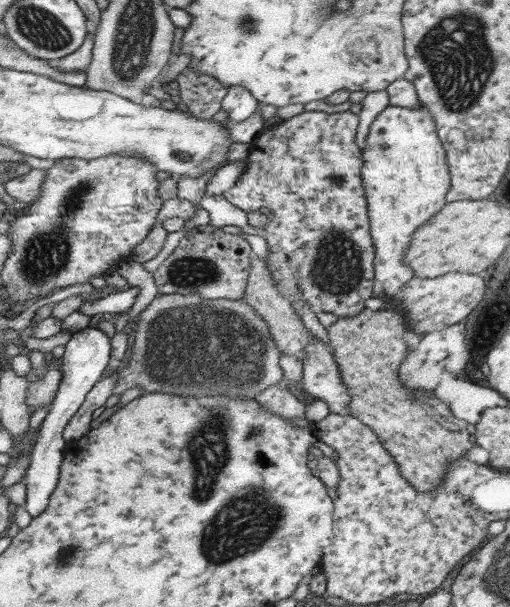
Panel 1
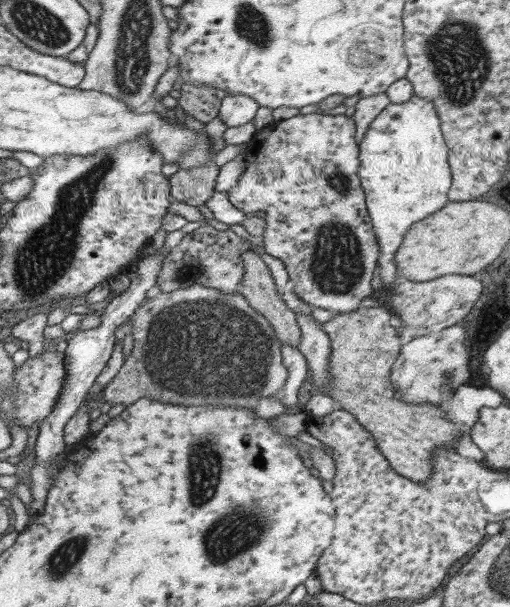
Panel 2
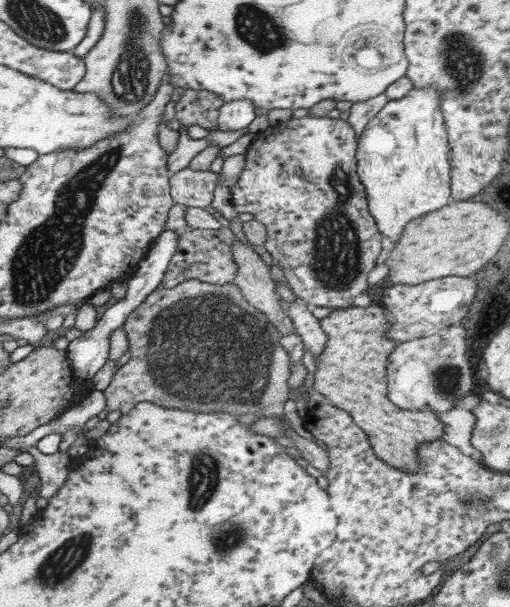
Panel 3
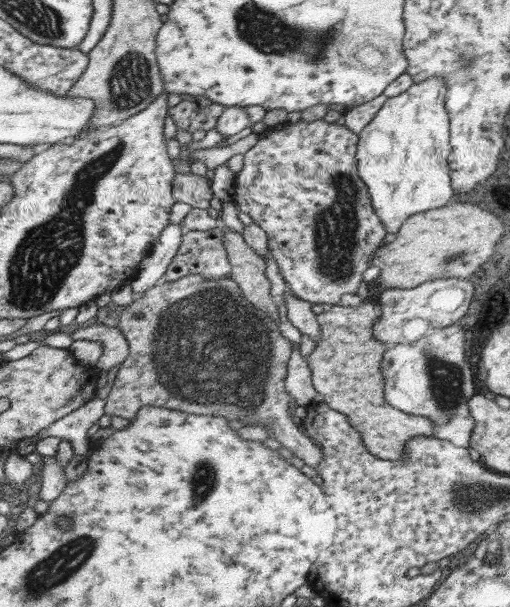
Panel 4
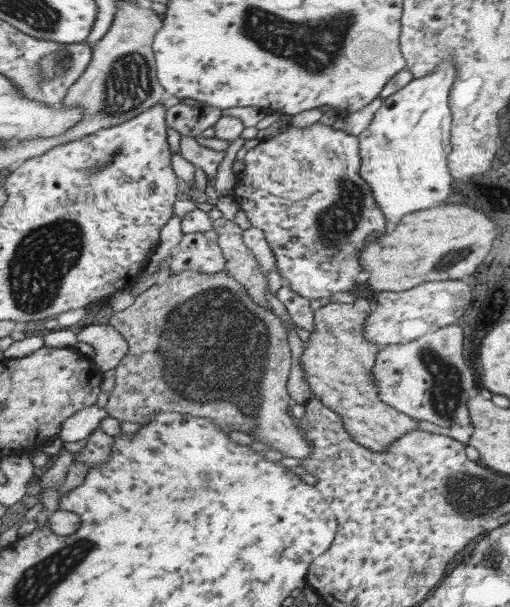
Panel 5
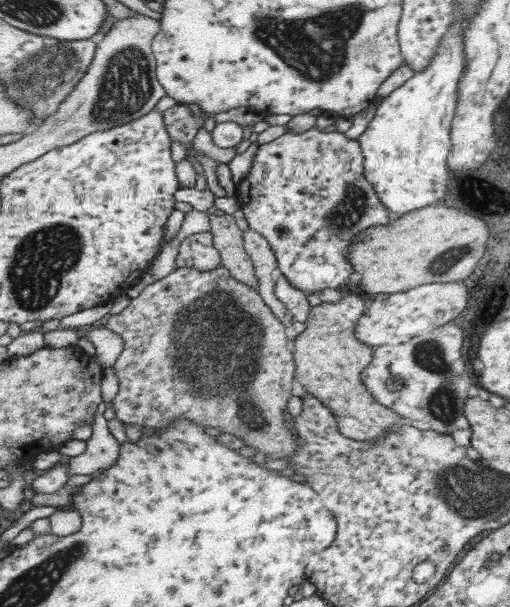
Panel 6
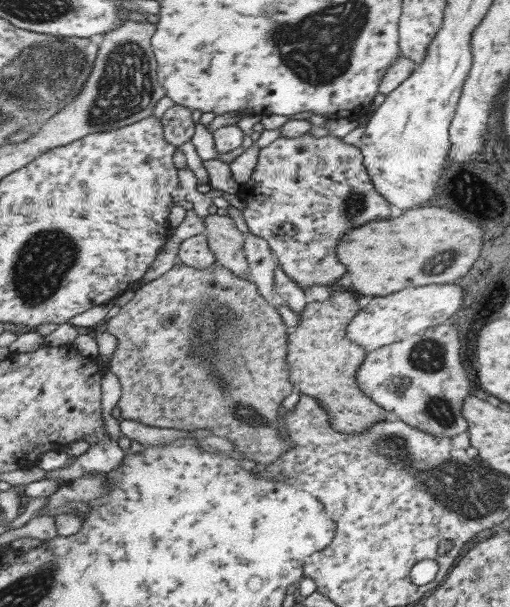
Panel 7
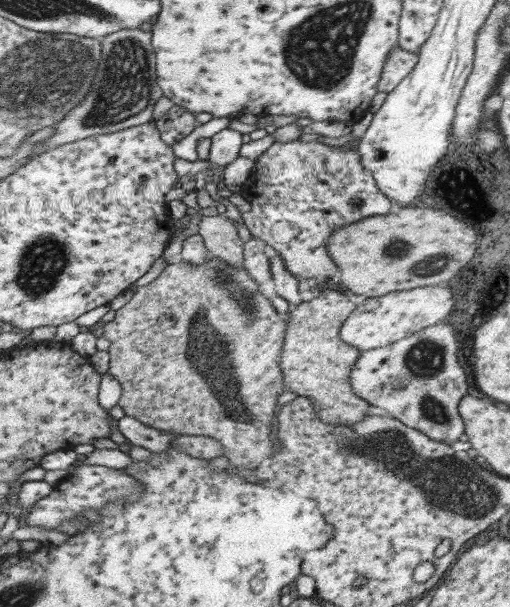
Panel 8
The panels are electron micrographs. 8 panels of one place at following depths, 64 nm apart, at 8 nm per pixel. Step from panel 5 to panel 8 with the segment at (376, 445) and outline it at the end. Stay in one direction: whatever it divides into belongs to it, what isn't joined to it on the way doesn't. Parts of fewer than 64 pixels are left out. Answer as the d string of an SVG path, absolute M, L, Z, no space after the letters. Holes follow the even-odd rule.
M321 290L321 296L289 308L287 320L287 336L285 336L285 350L281 354L281 368L287 376L287 390L297 394L299 398L307 398L313 402L315 414L325 424L339 426L355 426L369 416L371 404L359 400L355 396L355 382L353 382L353 368L359 360L359 350L347 344L341 338L341 330L345 322L357 306L343 294L333 290Z

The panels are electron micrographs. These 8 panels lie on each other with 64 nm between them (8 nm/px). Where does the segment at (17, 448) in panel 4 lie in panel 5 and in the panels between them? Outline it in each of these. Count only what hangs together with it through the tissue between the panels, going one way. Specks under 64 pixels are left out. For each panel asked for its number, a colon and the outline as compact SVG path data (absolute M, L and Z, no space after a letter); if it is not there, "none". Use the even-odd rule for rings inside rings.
5: M91 406L79 414L75 414L73 418L69 418L63 428L61 428L61 434L59 438L63 442L81 442L81 440L87 440L95 428L99 428L101 420L109 418L109 412L107 410L101 410L99 406Z

